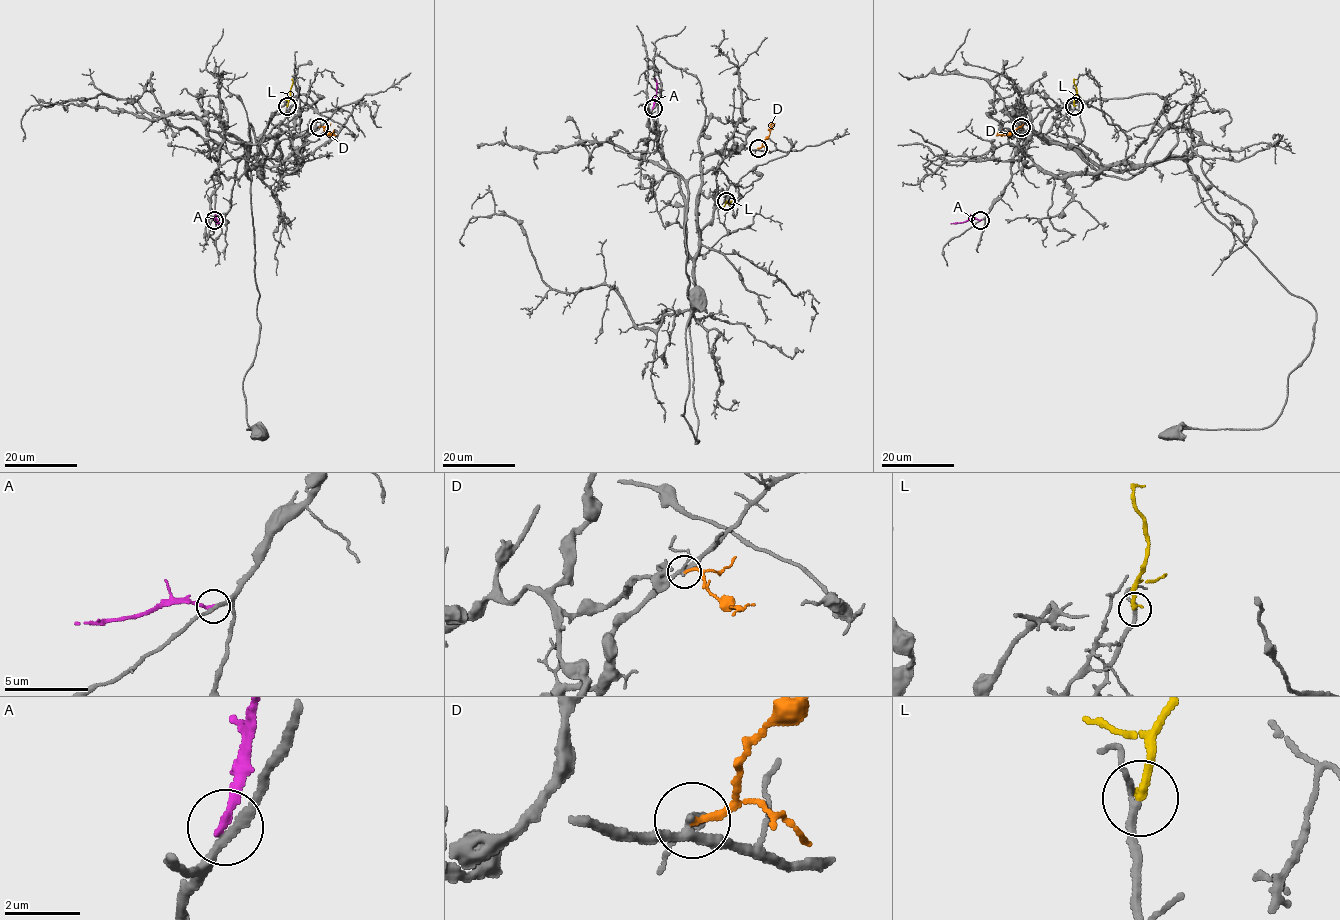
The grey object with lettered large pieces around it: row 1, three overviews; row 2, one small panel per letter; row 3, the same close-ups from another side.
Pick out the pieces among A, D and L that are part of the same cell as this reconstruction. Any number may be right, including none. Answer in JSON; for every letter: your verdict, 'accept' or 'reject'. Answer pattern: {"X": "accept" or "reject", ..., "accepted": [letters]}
{"A": "reject", "D": "reject", "L": "accept", "accepted": ["L"]}

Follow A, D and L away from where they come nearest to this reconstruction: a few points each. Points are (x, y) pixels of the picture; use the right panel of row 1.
A: (980, 219), (950, 224)
D: (1021, 127), (1006, 135), (998, 134), (994, 130)
L: (1074, 106), (1076, 79)

